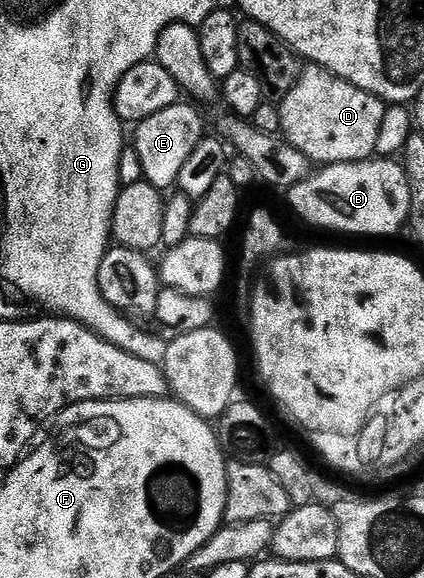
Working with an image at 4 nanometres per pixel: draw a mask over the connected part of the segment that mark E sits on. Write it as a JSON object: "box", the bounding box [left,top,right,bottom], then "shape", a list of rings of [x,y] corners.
{"box":[134,101,202,189],"shape":[[[177,101],[174,105],[158,109],[158,113],[141,119],[135,124],[134,131],[136,131],[134,154],[140,165],[143,182],[161,189],[167,189],[168,186],[171,188],[175,184],[178,169],[182,167],[184,160],[202,135],[199,113],[184,101]]]}

